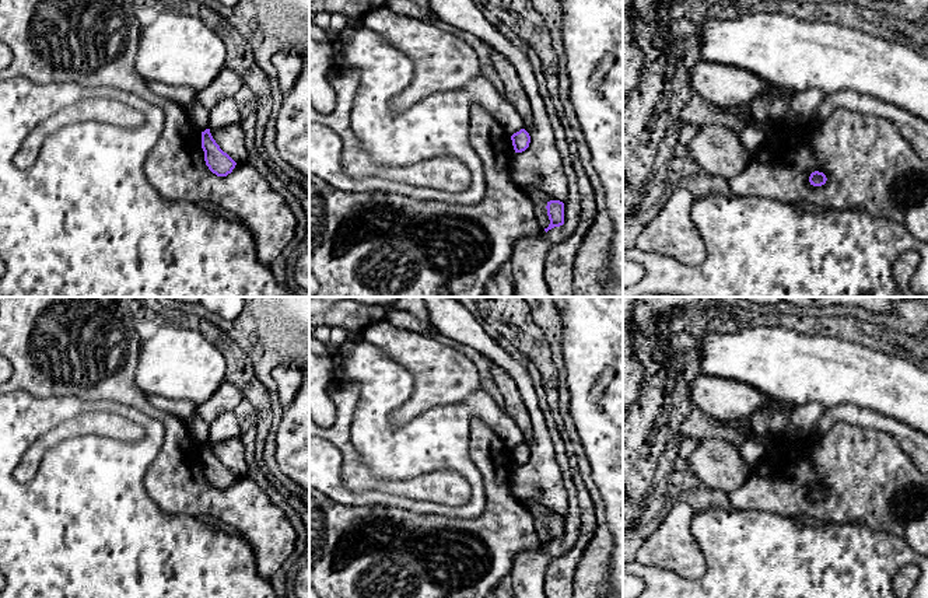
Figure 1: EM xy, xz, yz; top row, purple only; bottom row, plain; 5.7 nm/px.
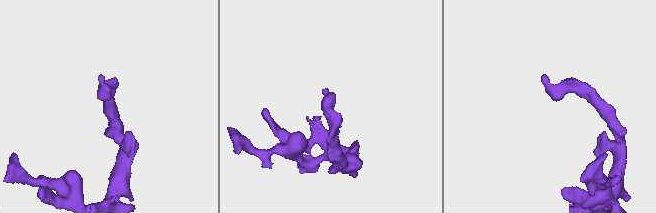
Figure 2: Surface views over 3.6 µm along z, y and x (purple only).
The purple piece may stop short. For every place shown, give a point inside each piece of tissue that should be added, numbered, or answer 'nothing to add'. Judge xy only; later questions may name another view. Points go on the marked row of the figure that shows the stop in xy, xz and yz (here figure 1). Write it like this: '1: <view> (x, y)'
nothing to add

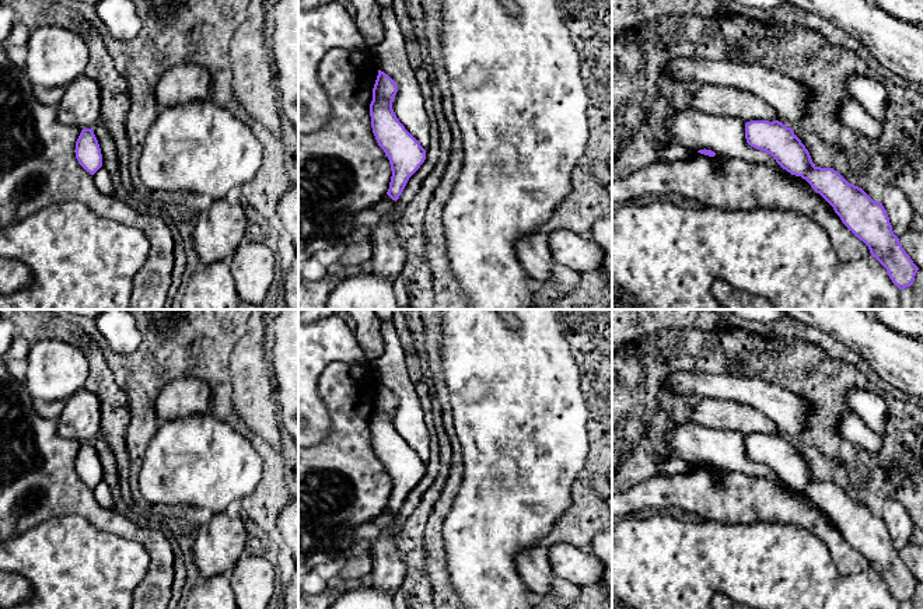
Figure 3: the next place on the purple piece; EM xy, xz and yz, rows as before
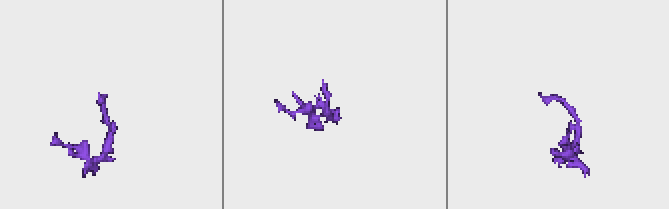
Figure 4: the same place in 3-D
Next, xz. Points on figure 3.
nothing to add

